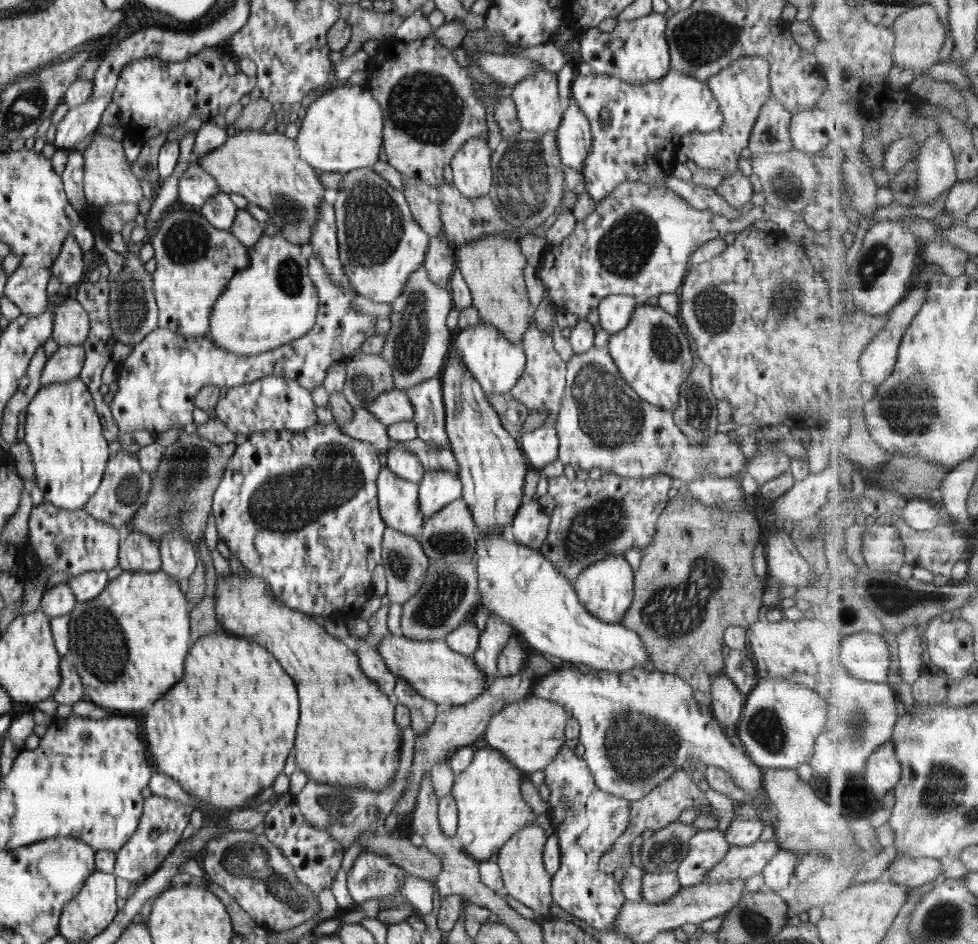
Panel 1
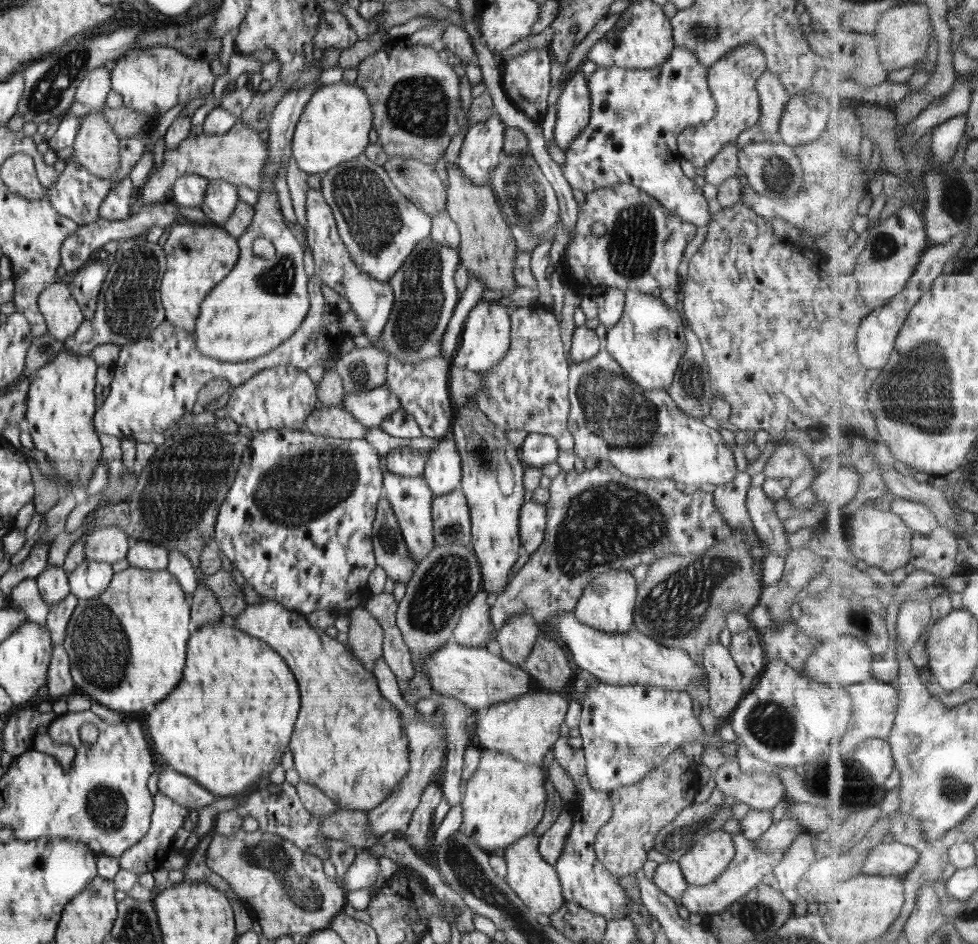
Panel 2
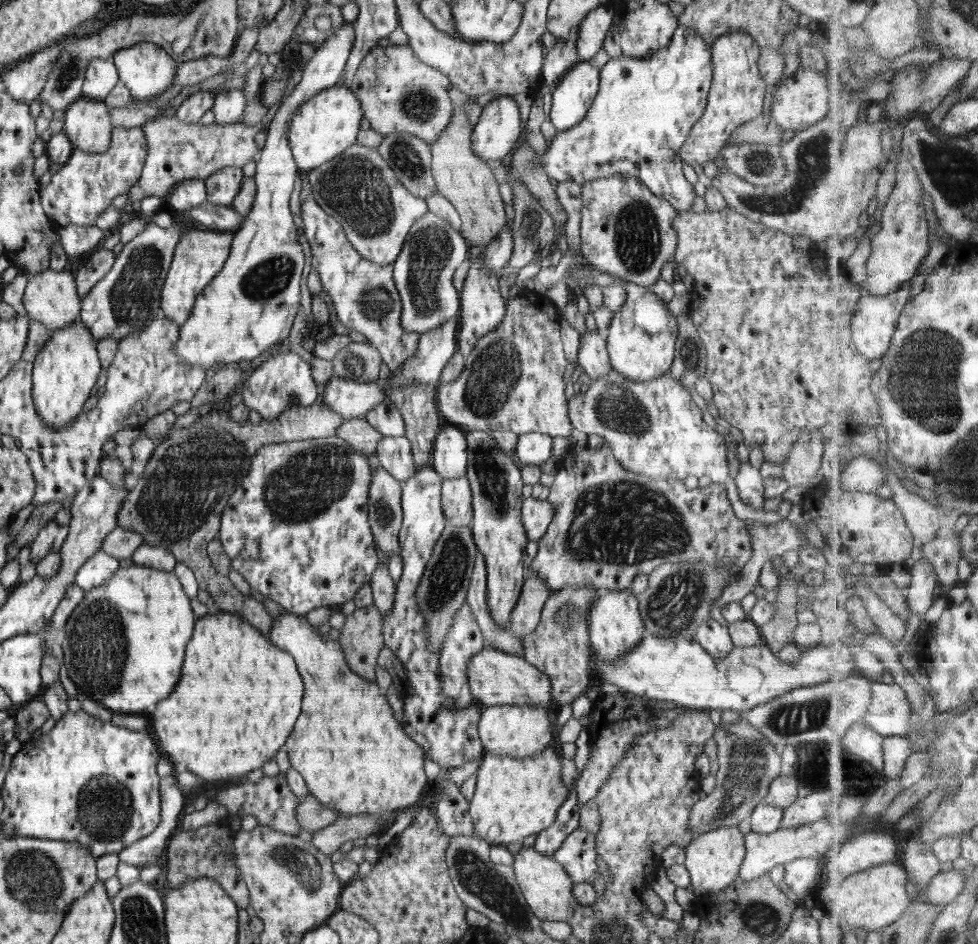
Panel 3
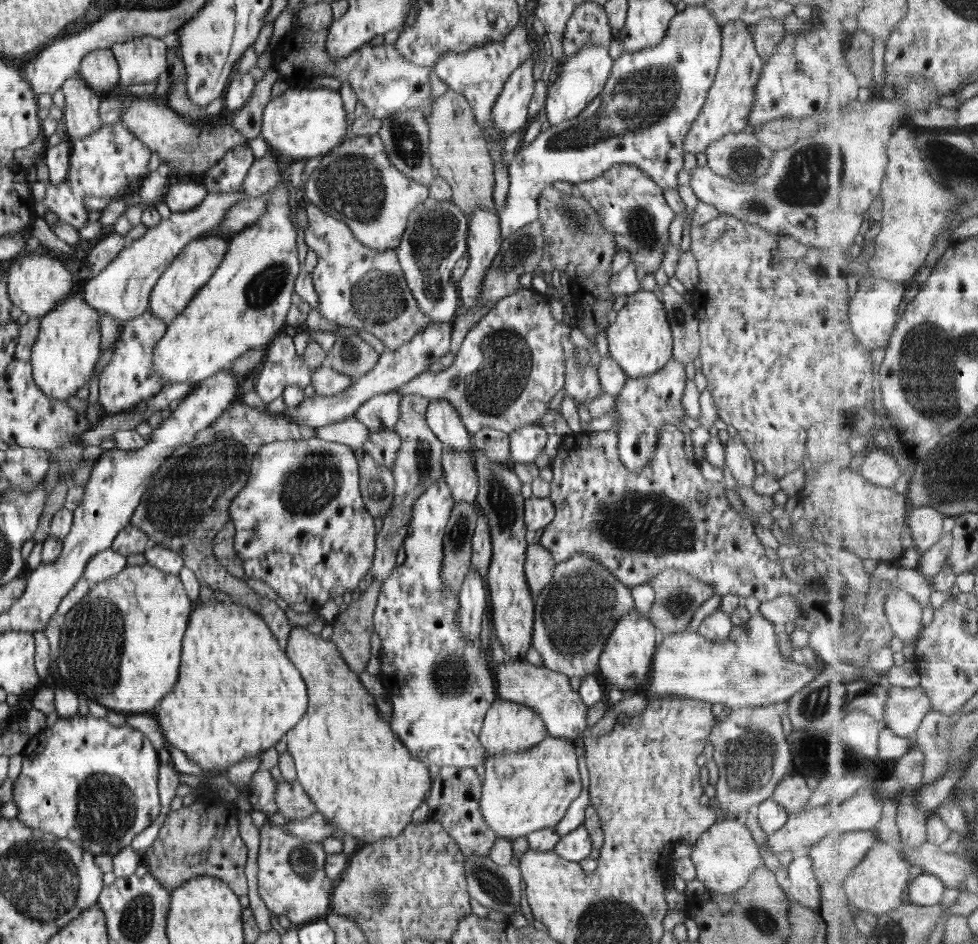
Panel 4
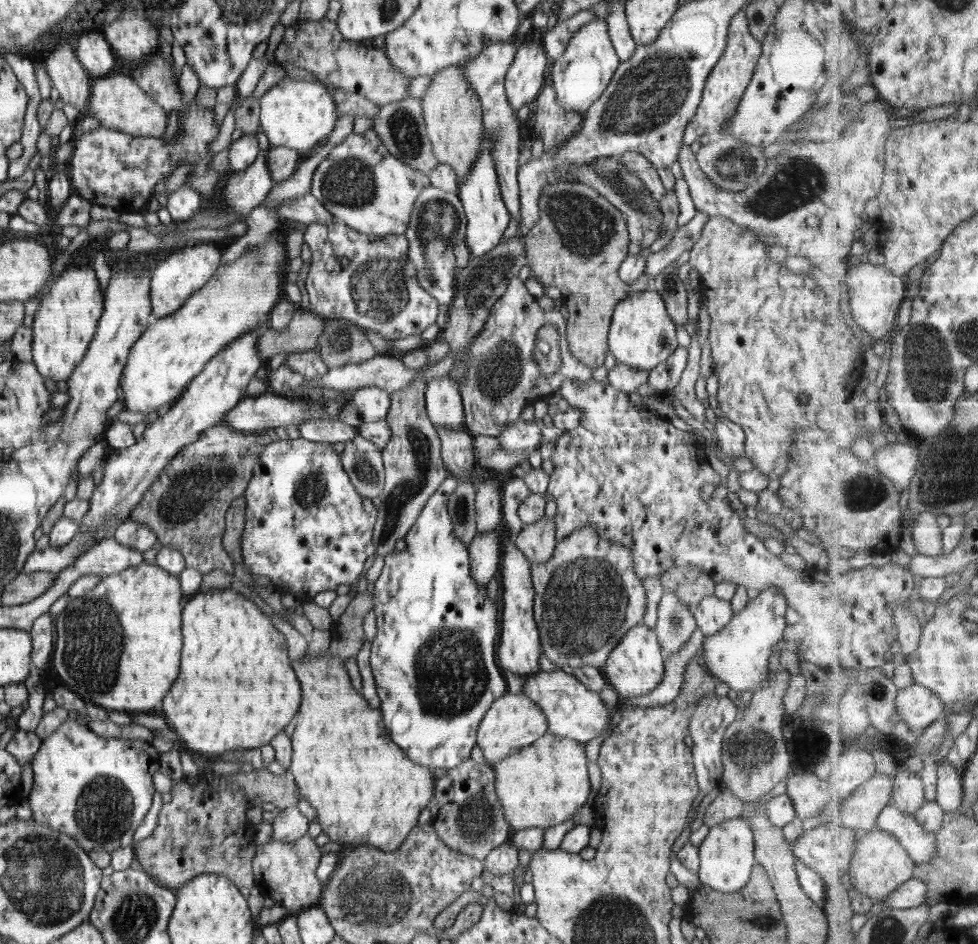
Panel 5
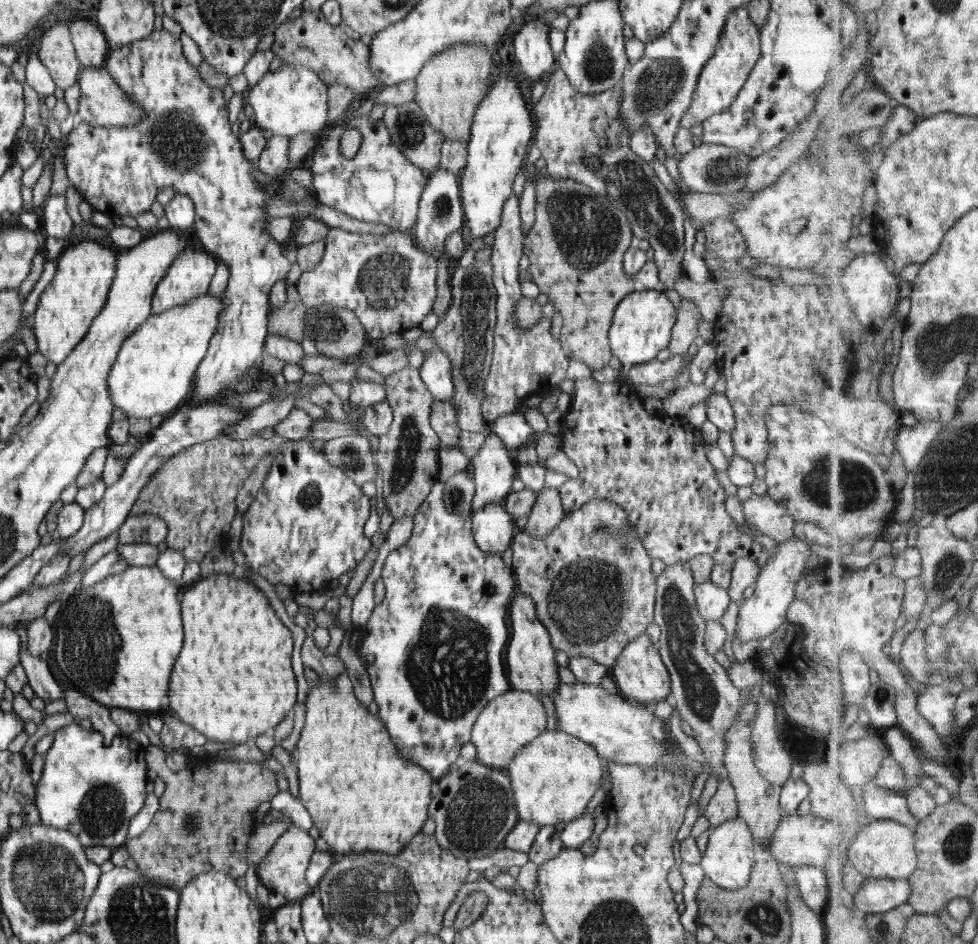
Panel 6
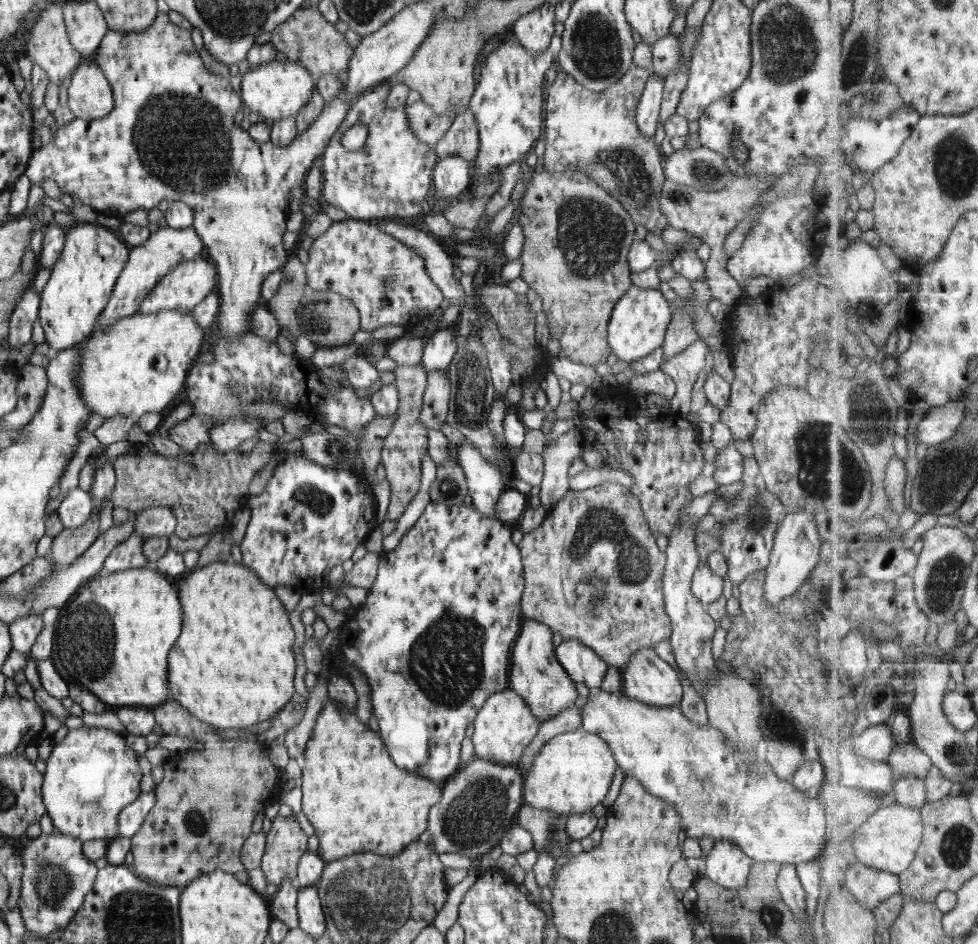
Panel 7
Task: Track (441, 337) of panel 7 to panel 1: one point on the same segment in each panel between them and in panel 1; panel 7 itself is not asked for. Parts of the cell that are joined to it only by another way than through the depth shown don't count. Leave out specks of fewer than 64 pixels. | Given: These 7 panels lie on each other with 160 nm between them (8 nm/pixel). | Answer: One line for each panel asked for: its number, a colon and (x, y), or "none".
1: (437, 488)
2: (443, 469)
3: (449, 458)
4: (442, 418)
5: (443, 402)
6: (435, 372)

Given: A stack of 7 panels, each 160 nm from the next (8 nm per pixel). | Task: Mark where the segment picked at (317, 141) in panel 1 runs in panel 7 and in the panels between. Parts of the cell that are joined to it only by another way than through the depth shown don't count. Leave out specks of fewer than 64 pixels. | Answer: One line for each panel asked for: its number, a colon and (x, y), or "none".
2: (333, 129)
3: (324, 127)
4: (301, 124)
5: (297, 114)
6: (293, 100)
7: (278, 89)

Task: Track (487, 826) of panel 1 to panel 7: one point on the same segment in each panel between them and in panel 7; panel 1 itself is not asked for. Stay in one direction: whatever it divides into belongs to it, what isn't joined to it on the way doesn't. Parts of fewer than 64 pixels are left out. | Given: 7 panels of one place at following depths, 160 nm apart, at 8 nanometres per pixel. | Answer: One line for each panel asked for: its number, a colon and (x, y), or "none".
2: (504, 800)
3: (514, 797)
4: (523, 792)
5: (542, 785)
6: (553, 778)
7: (572, 772)

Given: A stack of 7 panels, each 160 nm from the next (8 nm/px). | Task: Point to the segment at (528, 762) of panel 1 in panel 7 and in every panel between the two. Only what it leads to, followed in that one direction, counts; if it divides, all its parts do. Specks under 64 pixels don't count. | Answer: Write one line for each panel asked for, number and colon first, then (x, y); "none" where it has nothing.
2: (526, 728)
3: (518, 731)
4: (508, 727)
5: (513, 721)
6: (515, 718)
7: (504, 727)

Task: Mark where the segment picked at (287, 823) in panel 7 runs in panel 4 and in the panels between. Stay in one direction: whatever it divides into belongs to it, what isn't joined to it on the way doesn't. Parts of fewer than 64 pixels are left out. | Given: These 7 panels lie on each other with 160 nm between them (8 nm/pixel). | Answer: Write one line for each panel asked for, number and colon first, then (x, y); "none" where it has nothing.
4: (292, 880)
5: (285, 871)
6: (282, 870)

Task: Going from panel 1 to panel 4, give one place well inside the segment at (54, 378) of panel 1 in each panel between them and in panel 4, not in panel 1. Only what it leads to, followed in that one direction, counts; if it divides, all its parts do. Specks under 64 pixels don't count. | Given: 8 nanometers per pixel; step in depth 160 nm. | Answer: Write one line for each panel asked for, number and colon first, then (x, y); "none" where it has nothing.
2: (129, 308)
3: (127, 299)
4: (122, 290)

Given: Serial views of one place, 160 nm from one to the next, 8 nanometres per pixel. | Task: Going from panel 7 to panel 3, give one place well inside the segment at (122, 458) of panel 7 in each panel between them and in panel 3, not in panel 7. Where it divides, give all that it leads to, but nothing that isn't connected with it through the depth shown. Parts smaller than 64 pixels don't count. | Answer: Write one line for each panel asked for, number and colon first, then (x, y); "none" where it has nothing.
3: (177, 503)
4: (187, 502)
5: (185, 506)
6: (193, 492)

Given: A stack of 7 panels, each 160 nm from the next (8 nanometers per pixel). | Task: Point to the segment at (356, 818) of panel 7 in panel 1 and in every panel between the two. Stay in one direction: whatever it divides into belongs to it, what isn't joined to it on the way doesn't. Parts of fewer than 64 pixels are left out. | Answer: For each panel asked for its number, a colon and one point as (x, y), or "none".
1: (347, 736)
2: (349, 741)
3: (351, 767)
4: (361, 777)
5: (367, 793)
6: (362, 794)

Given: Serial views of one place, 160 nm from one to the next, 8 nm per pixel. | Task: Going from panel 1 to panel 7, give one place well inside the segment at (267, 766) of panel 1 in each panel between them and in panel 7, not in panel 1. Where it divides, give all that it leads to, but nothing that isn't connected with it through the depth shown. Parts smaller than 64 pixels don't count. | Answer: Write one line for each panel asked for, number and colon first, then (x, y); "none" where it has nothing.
2: (227, 724)
3: (239, 696)
4: (238, 693)
5: (212, 710)
6: (230, 690)
7: (230, 615)

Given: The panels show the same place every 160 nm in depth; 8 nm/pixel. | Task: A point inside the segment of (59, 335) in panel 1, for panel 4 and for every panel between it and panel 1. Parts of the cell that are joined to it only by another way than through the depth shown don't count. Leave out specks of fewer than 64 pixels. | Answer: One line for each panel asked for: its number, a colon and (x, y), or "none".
2: (63, 315)
3: (50, 297)
4: (37, 283)

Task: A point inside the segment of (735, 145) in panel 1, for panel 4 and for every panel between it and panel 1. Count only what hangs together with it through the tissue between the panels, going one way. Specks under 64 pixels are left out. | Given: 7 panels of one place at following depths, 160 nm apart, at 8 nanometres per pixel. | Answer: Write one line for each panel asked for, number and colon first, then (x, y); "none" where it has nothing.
2: (732, 80)
3: (736, 96)
4: (730, 98)

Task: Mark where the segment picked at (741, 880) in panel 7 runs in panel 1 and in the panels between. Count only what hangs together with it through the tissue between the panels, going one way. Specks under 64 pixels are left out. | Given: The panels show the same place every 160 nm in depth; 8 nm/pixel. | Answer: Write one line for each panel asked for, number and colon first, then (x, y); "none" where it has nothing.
1: (706, 848)
2: (706, 860)
3: (713, 859)
4: (724, 856)
5: (726, 856)
6: (728, 861)

